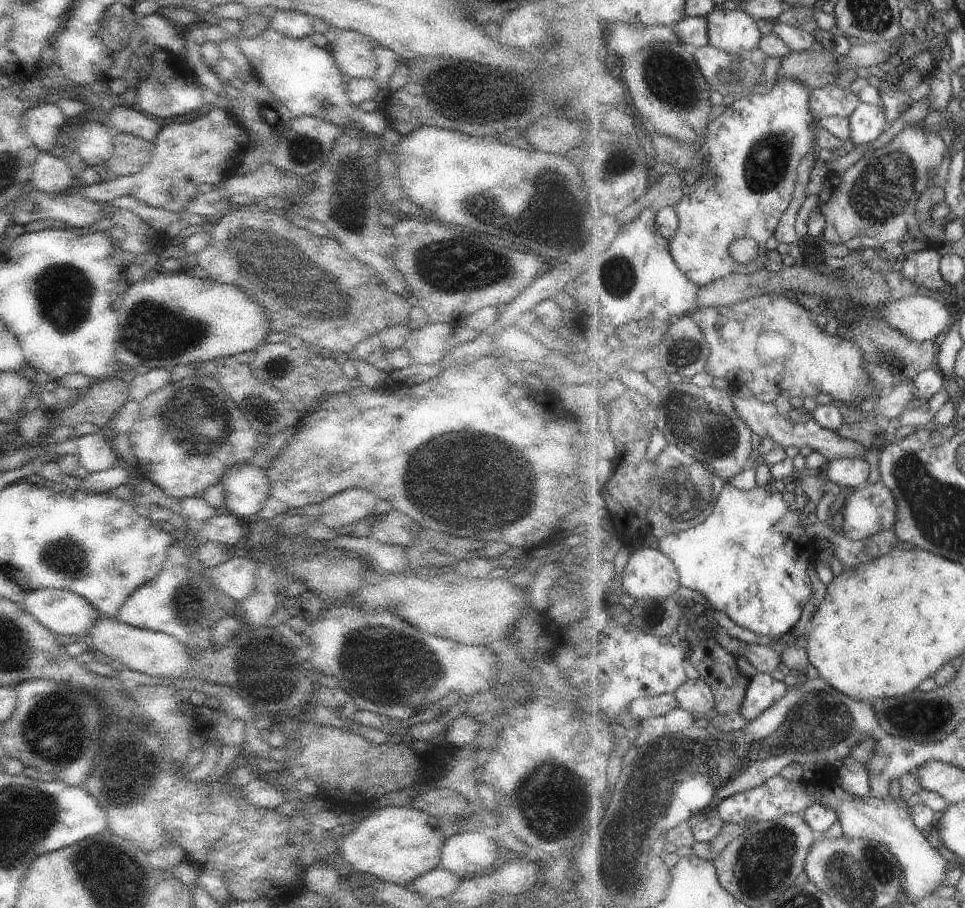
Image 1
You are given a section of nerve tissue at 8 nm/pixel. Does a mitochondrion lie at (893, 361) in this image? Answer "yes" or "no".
yes

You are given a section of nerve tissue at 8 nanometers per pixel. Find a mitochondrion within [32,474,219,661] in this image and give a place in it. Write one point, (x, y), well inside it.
(67, 558)

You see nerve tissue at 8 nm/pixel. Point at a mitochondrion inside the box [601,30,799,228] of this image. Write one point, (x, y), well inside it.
(668, 74)

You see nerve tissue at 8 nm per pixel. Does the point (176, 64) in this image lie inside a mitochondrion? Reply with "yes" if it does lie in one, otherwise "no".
no

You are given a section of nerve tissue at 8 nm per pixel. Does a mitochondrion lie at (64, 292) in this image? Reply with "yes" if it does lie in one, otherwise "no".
yes

